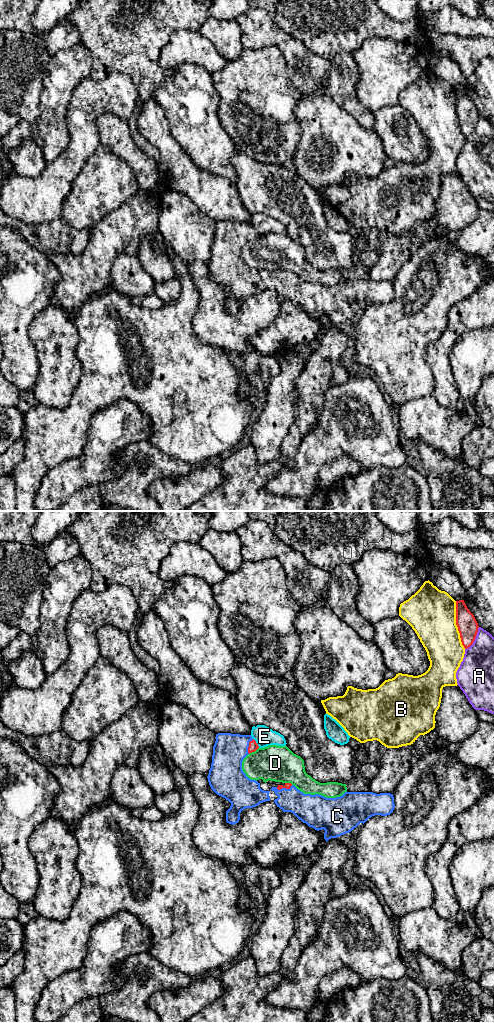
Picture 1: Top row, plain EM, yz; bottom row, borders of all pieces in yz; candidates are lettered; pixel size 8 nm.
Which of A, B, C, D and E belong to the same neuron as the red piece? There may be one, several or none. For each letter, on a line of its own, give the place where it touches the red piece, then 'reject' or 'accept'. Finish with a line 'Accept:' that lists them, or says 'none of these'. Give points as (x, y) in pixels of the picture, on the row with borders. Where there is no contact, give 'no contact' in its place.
A: yz (474, 639) | reject
B: yz (456, 624) | reject
C: yz (284, 787) | accept
D: yz (253, 751) | reject
E: yz (256, 743) | reject
Accept: C

